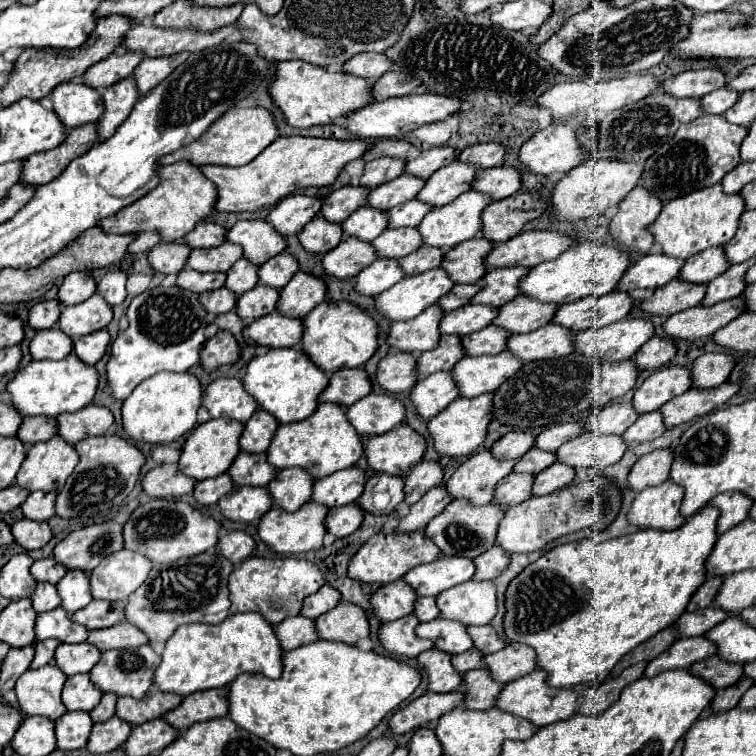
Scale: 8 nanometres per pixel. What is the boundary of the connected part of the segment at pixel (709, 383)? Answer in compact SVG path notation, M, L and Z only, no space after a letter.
M728 353L700 355L692 367L692 381L694 381L692 387L708 389L708 387L716 387L728 381L734 365L736 365L736 359L734 355L728 355Z

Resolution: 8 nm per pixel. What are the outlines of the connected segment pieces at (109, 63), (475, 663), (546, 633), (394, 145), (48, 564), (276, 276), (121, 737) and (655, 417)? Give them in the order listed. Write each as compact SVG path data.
M112 53L110 57L92 65L84 73L84 85L90 85L94 89L106 89L106 87L130 77L142 59L144 57L140 57L140 53L124 53L124 55Z
M468 649L468 651L464 651L464 653L458 653L458 655L454 655L452 657L452 663L456 665L456 669L460 671L460 673L466 673L466 671L470 671L470 669L478 669L478 667L486 667L484 665L484 655L482 655L482 651L480 649Z
M704 507L700 513L672 531L640 529L630 535L596 543L582 539L558 545L530 563L506 591L504 631L510 641L530 645L538 655L538 665L548 671L548 685L574 687L580 683L604 683L614 665L634 647L674 625L686 611L690 597L706 581L706 559L718 539L716 523L720 511Z
M388 139L388 141L374 141L368 151L364 153L364 161L372 161L378 157L400 157L406 159L410 149L410 143L406 141L396 141L396 139Z
M52 557L48 559L40 559L40 561L34 561L32 565L32 575L36 581L48 581L48 583L58 583L64 575L66 575L66 567L56 563Z
M284 251L276 257L272 257L270 261L266 261L264 265L260 265L260 283L264 285L272 285L274 289L282 289L292 277L294 273L298 273L298 261L292 253Z
M118 715L110 717L104 723L96 723L90 733L90 739L88 739L88 751L92 755L104 755L104 753L120 747L128 739L130 729L132 729L132 725L124 719L120 719Z
M652 411L652 413L640 415L638 421L632 427L628 427L622 437L630 445L636 445L636 443L642 443L642 441L652 441L652 439L660 437L664 431L666 431L666 425L664 425L662 413L660 411Z

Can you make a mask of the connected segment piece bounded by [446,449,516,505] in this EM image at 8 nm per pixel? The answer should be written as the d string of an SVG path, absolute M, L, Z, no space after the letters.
M482 449L454 471L446 489L454 499L468 499L474 505L486 505L494 499L494 487L498 481L512 473L514 465L516 461L496 459L488 449Z

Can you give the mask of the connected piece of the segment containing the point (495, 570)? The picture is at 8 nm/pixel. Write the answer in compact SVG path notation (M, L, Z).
M496 545L488 549L488 553L476 557L474 561L476 561L476 573L472 579L484 581L484 579L496 579L500 573L504 573L508 569L510 555L500 545Z

